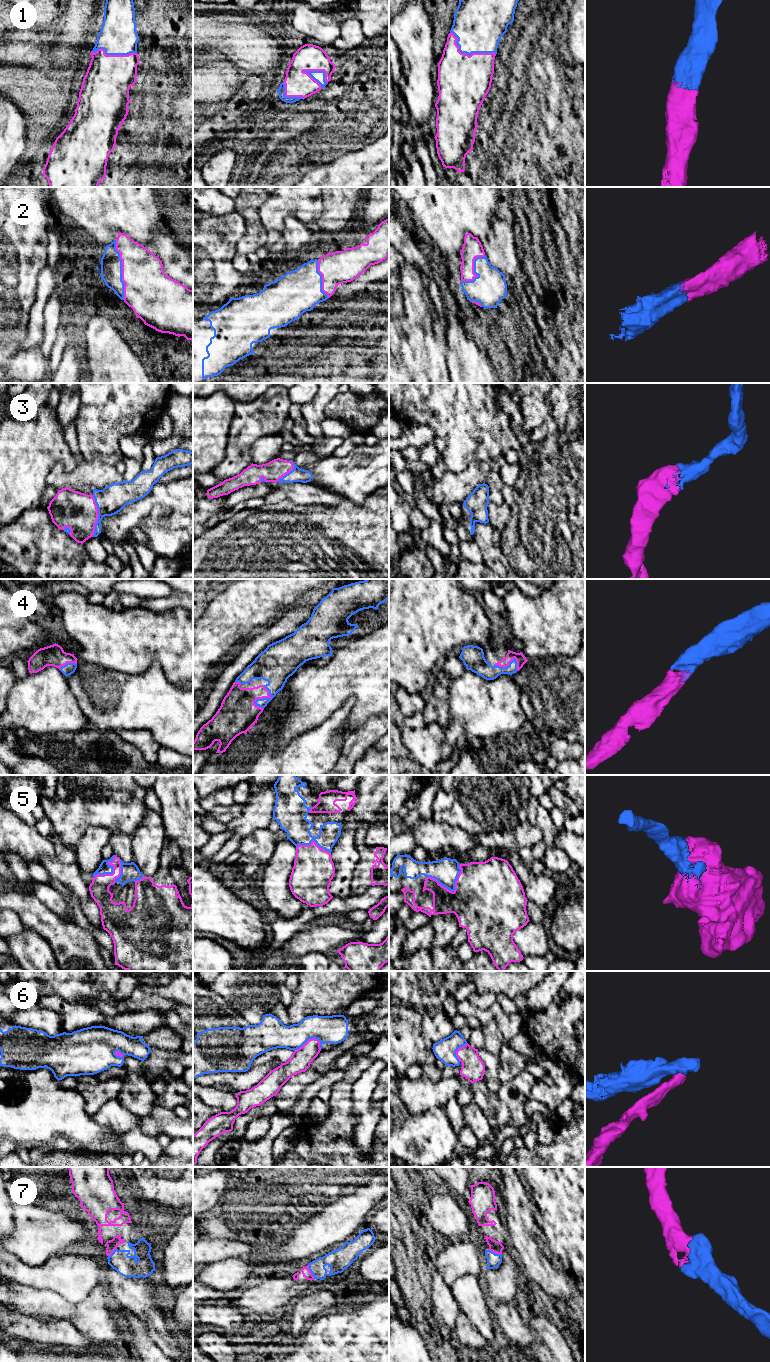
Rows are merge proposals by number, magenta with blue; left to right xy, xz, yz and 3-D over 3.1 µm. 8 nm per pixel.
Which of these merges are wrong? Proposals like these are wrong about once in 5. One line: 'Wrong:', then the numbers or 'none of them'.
Wrong: 6

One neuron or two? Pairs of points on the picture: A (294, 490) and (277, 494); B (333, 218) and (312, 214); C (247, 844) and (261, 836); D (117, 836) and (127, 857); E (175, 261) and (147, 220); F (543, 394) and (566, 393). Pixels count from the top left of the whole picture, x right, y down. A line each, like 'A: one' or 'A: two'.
A: one
B: two
C: one
D: one
E: two
F: two

